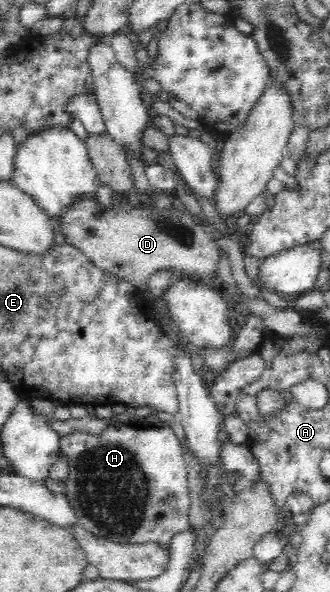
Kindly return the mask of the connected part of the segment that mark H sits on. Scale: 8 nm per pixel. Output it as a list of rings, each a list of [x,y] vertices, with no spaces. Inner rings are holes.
[[[112,423],[99,436],[86,432],[61,436],[59,446],[61,457],[67,458],[69,464],[65,494],[74,508],[78,525],[86,532],[114,543],[156,541],[168,548],[173,535],[192,529],[188,521],[190,496],[187,460],[184,459],[183,446],[172,429]]]

